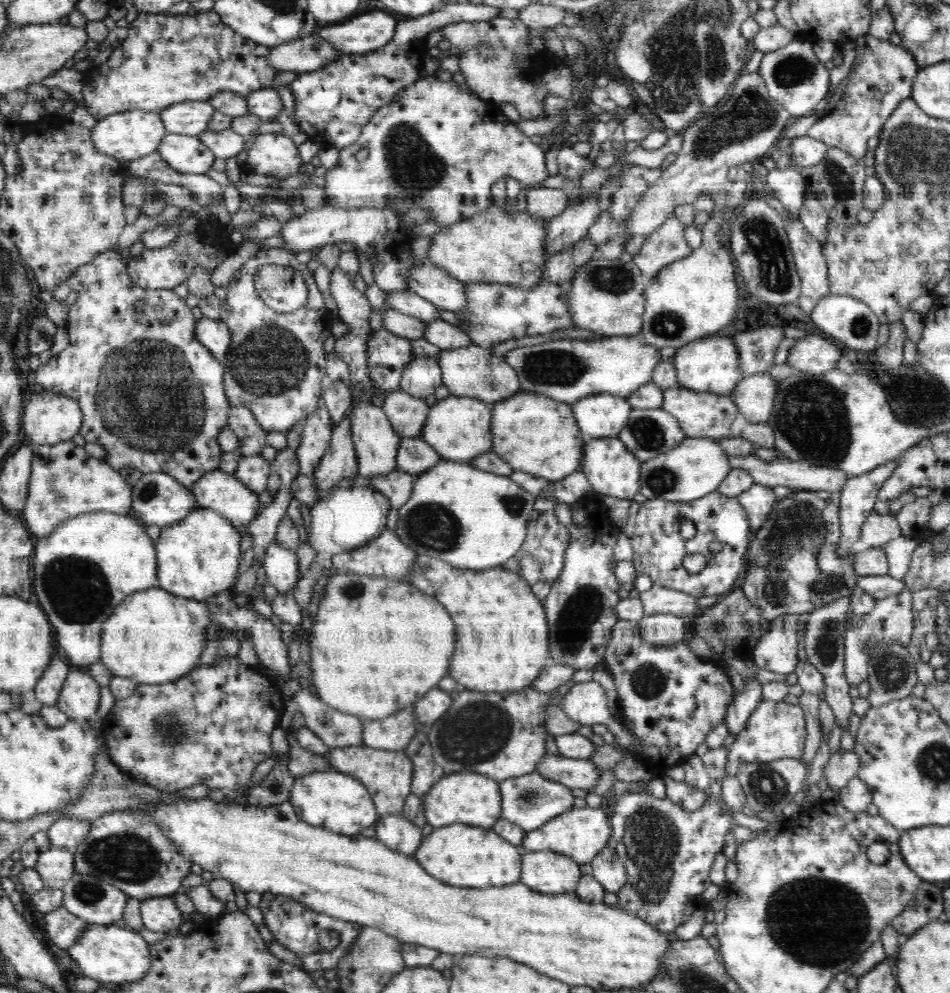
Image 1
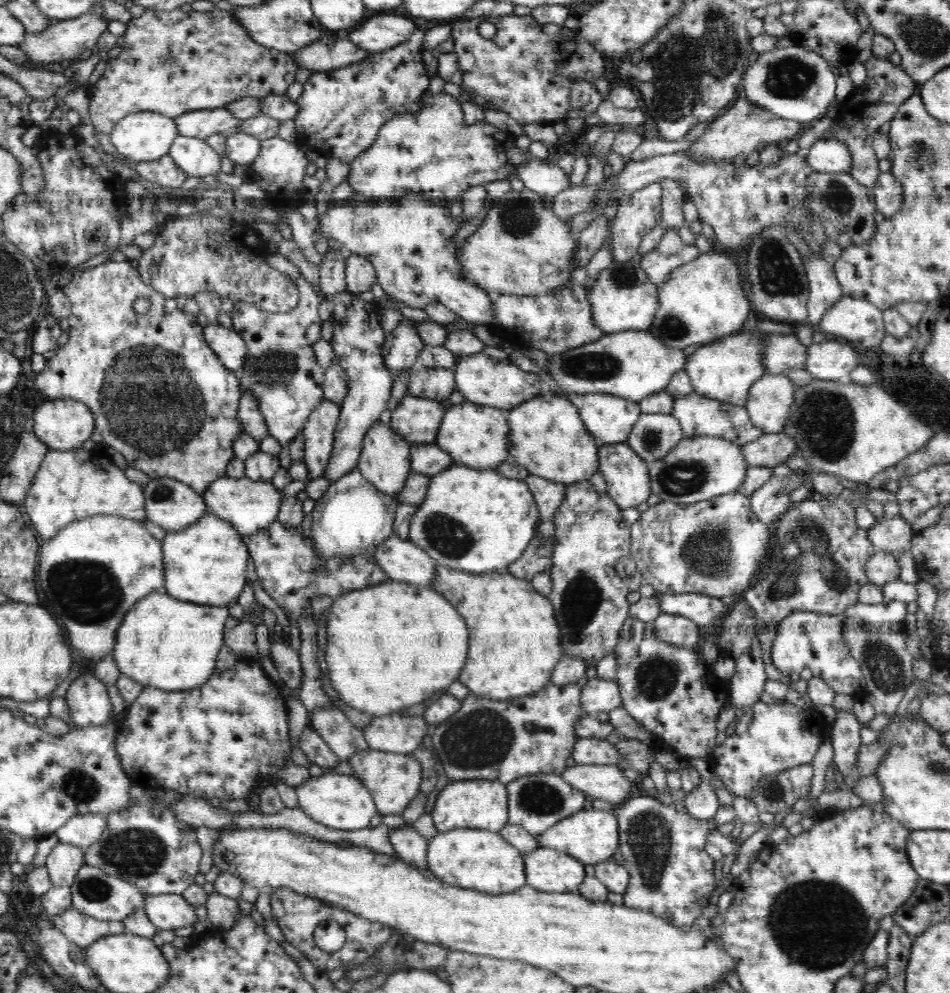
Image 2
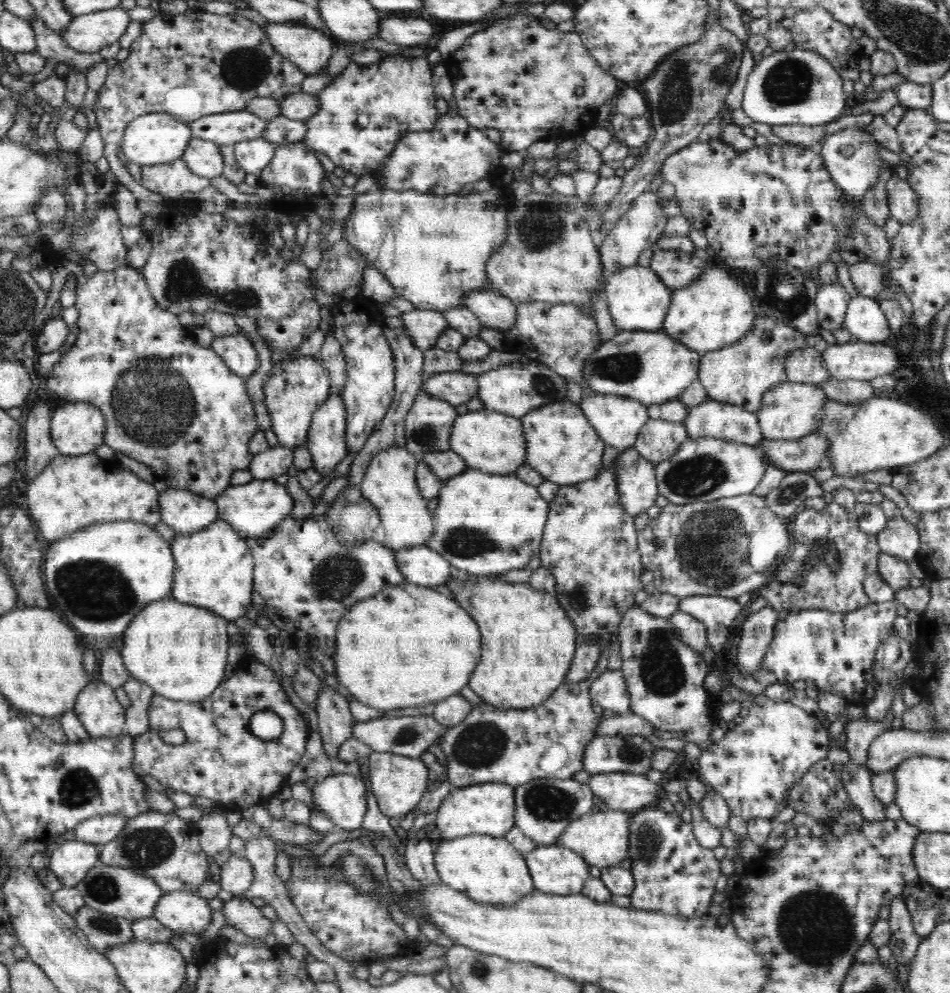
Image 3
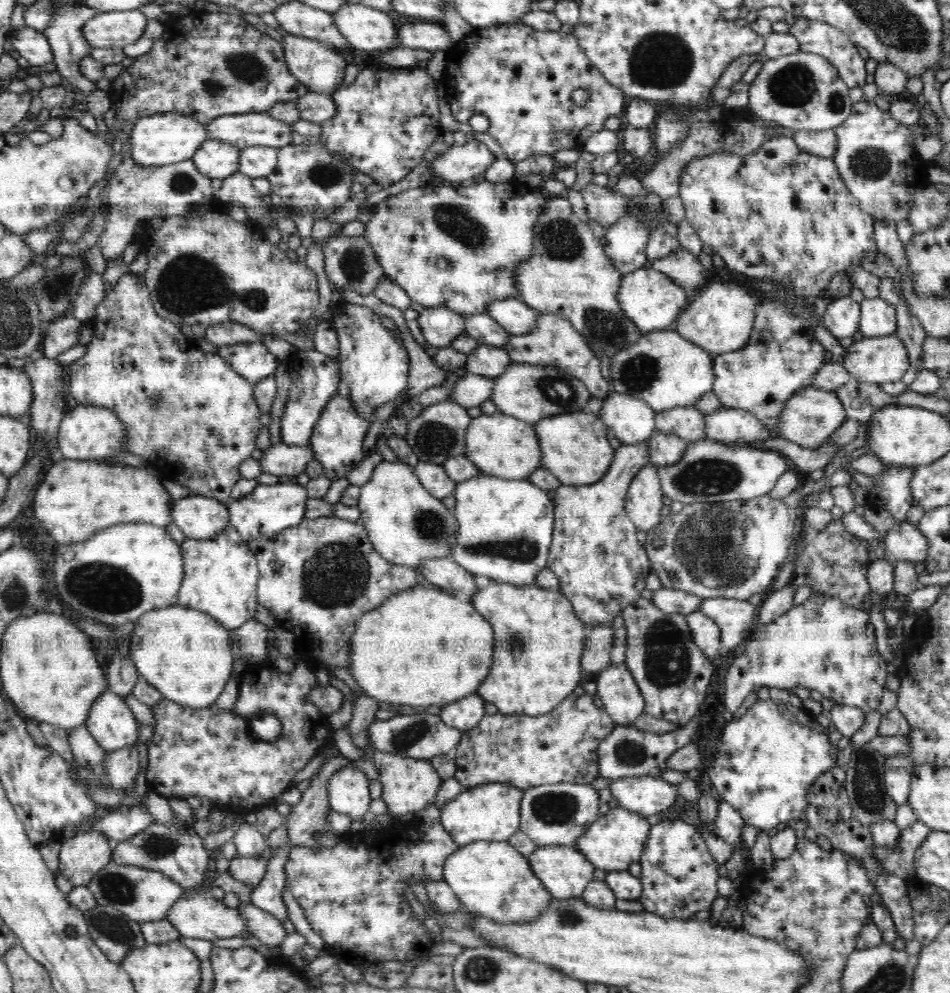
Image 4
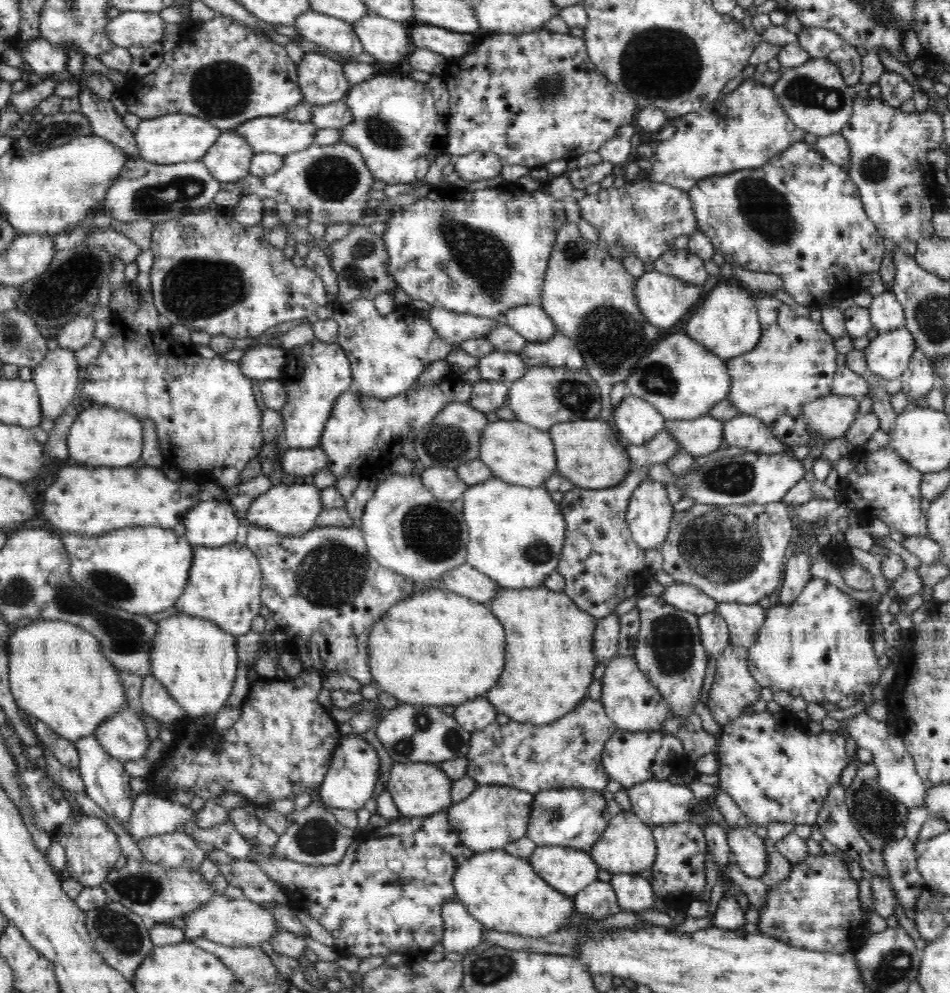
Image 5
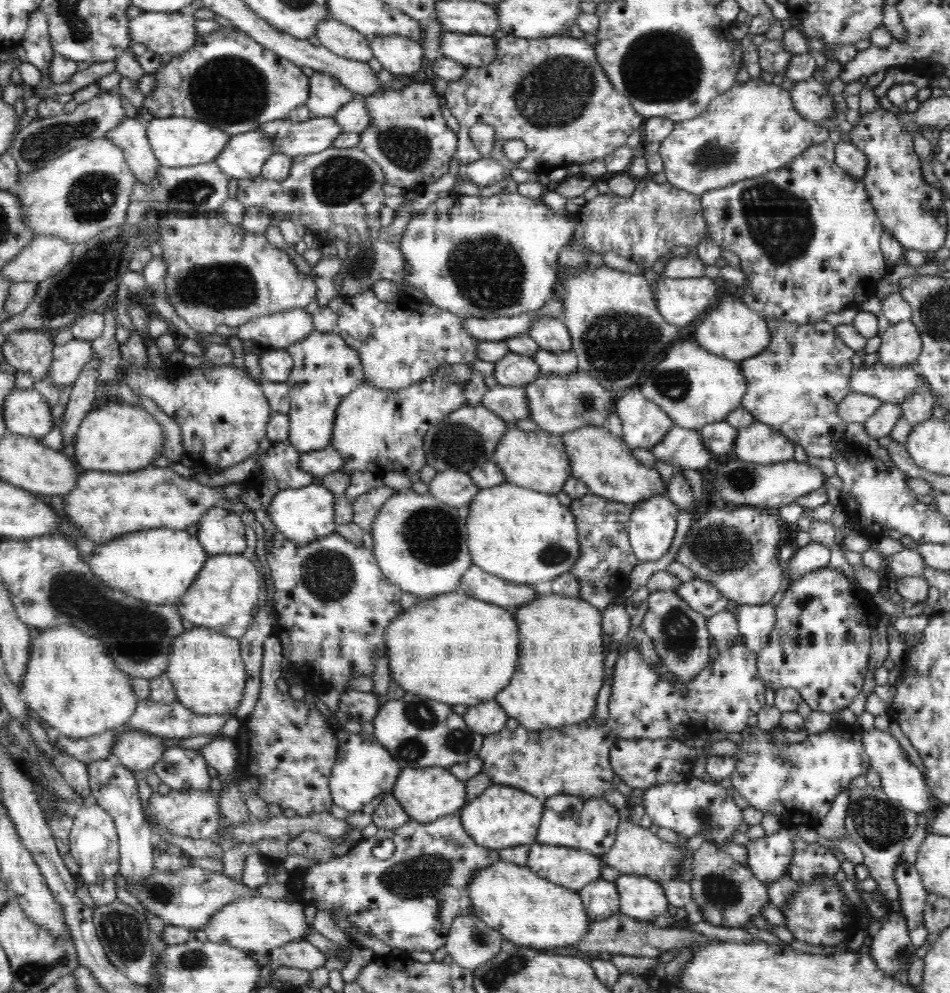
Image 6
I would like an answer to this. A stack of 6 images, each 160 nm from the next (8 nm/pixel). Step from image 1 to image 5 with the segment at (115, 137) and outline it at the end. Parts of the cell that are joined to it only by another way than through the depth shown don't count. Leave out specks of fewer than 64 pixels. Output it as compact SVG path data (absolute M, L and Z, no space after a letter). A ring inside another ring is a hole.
M176 113L143 119L135 130L134 138L140 159L163 165L201 160L204 153L221 134L222 130L212 126L207 120L197 116Z

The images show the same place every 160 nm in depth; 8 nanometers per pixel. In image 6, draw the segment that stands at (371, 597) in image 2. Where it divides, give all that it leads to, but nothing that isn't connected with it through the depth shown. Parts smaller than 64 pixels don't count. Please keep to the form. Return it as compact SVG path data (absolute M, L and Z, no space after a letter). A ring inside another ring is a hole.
M450 591L436 596L419 598L417 603L408 609L404 609L395 619L392 619L385 630L385 645L387 648L388 666L390 677L399 684L405 692L421 694L444 704L466 704L474 706L495 698L495 696L511 681L519 662L519 625L515 619L514 610L508 607L478 600L461 591Z

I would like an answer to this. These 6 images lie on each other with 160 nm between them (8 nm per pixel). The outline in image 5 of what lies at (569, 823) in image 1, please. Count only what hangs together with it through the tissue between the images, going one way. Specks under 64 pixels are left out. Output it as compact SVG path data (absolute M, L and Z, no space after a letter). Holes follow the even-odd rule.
M632 811L619 812L610 819L603 835L592 845L588 853L603 871L613 875L639 874L648 870L656 858L657 846L652 826L644 824Z

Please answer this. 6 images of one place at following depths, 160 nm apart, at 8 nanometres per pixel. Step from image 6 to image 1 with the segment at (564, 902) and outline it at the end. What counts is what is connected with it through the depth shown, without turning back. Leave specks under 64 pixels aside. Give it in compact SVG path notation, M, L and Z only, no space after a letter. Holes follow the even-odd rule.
M452 823L434 827L417 846L413 857L428 875L449 886L467 888L507 887L521 883L521 849L488 827Z

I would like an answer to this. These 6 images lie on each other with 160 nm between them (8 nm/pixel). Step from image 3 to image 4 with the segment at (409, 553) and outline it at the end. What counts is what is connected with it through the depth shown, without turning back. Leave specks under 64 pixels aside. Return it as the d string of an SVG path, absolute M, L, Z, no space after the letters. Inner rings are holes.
M451 556L439 559L426 559L415 568L420 578L425 578L443 590L448 590L465 599L480 588L482 582L473 579L473 573L462 568Z

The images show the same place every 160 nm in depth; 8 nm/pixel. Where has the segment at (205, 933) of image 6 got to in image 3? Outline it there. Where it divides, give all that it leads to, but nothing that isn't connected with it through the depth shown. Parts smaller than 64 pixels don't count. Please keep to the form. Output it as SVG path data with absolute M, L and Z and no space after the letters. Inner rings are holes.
M175 891L162 895L153 918L174 933L196 936L213 922L213 911L208 900L197 893Z

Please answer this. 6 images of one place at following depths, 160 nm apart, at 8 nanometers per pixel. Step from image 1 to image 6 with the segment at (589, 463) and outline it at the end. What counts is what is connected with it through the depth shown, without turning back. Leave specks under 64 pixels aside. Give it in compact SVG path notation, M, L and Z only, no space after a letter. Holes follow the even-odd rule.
M667 493L648 497L634 505L628 533L639 562L658 560L668 552L676 533L678 512L680 508Z

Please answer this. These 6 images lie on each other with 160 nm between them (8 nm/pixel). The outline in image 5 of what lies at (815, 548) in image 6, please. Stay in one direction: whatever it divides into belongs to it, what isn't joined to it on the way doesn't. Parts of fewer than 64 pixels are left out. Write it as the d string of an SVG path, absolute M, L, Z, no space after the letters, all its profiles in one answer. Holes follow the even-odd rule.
M804 550L799 555L793 555L787 560L784 571L784 582L780 588L780 595L777 604L792 604L804 586L811 579L810 559Z

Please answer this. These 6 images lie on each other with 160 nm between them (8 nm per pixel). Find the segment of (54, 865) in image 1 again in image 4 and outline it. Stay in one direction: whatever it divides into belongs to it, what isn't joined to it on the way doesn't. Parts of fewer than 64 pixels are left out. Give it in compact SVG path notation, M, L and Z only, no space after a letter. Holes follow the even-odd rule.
M94 828L78 833L61 844L57 874L68 878L73 887L87 886L112 861L112 851L108 839Z

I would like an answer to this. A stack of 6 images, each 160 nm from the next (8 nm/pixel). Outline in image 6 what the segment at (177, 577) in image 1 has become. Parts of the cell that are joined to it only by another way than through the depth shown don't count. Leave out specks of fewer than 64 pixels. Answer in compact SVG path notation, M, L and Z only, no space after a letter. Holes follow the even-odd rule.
M242 553L208 555L194 582L174 605L179 615L190 620L194 626L239 639L260 608L260 577L254 563Z

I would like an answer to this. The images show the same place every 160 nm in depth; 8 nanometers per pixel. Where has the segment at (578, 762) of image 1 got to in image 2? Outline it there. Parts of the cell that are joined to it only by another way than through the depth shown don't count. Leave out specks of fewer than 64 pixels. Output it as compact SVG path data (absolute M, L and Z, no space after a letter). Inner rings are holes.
M577 764L567 766L561 777L592 798L600 798L617 807L634 794L638 782L628 781L623 768L616 765Z

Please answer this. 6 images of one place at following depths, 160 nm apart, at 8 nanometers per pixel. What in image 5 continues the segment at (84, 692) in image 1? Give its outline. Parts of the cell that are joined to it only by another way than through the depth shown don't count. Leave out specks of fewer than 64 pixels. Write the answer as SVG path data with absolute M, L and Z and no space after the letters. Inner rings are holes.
M130 709L100 723L94 735L110 756L122 762L144 759L150 748L144 720Z

